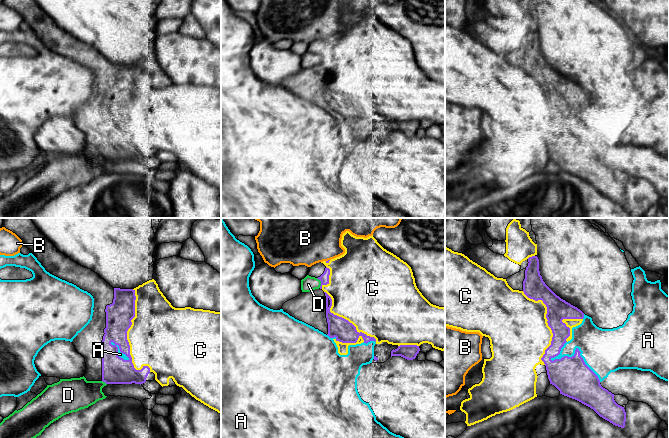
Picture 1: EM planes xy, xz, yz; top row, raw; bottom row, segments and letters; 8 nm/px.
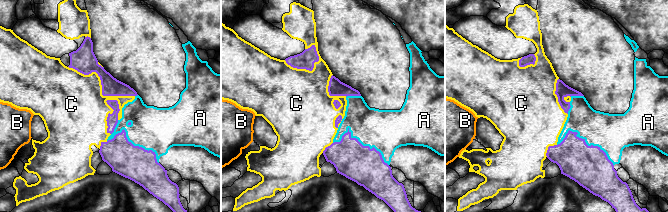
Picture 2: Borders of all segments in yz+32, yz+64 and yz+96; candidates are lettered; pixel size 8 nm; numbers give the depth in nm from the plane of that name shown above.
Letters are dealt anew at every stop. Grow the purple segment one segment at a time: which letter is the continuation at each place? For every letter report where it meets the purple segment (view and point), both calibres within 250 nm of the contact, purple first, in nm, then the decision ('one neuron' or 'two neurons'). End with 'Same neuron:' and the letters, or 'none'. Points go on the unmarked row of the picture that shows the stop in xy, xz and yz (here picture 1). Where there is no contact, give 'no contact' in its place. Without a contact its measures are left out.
A: yz (578, 126) | 300/360 nm | two neurons
B: xz (328, 36) | 20/340 nm | two neurons
C: xy (126, 113) | 220/460 nm | two neurons
D: xz (321, 58) | 80/120 nm | two neurons
Same neuron: none

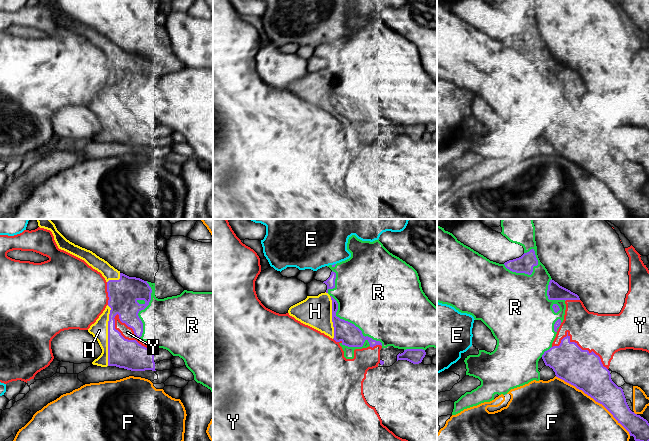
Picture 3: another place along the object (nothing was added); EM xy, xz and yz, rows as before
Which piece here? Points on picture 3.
E: xz (334, 40) | 20/360 nm | two neurons
F: yz (594, 175) | 300/500 nm | two neurons
H: xy (108, 111) | 240/140 nm | one neuron
R: xz (349, 98) | 170/480 nm | two neurons
Y: xy (129, 116) | 240/90 nm | two neurons
Same neuron: H

